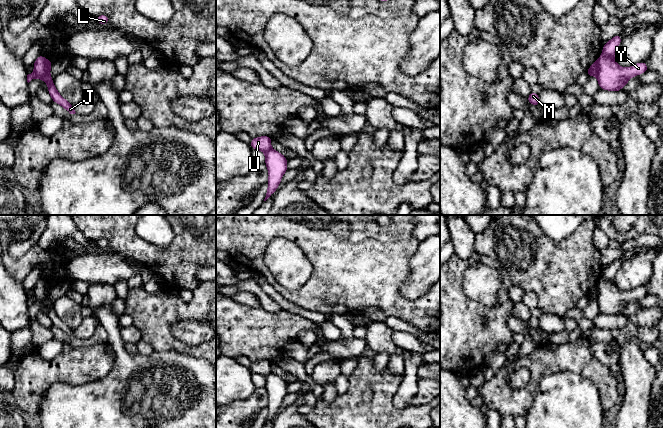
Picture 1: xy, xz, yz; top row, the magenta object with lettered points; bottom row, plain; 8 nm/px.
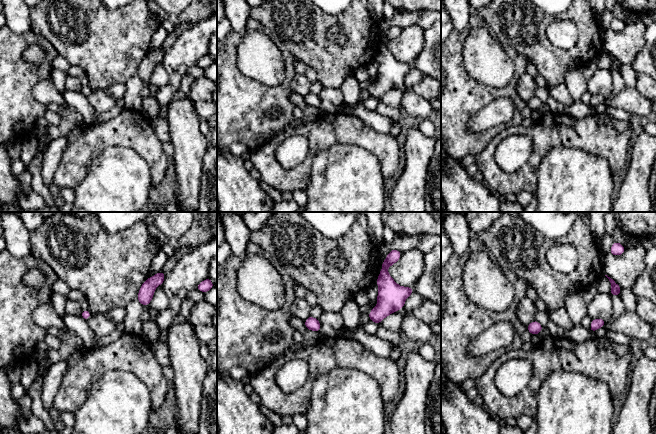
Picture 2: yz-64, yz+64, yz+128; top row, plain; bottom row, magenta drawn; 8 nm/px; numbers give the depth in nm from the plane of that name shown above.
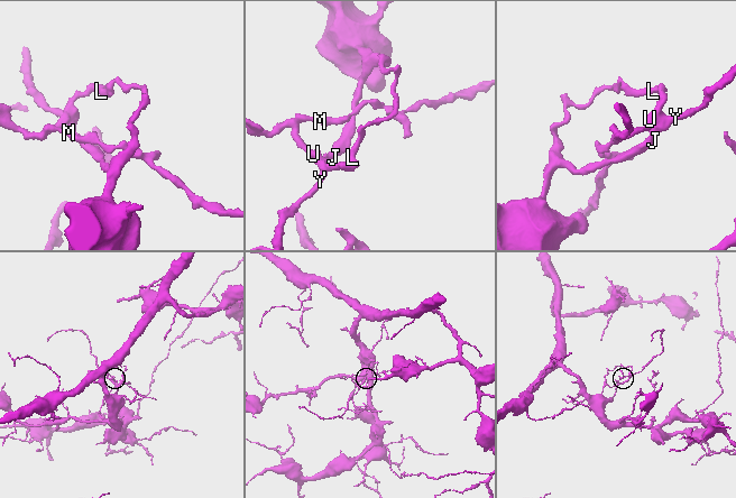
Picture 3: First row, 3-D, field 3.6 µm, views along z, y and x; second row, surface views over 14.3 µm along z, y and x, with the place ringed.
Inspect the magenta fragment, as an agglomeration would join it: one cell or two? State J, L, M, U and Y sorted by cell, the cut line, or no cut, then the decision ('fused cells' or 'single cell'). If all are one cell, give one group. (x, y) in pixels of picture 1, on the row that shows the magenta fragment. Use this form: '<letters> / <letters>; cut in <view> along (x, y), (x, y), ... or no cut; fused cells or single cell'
J L M U Y; no cut; single cell

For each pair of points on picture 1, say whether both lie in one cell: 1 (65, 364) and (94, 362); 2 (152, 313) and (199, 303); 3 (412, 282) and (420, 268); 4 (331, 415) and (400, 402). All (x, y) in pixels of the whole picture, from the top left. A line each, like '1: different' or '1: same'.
1: same
2: same
3: same
4: different

